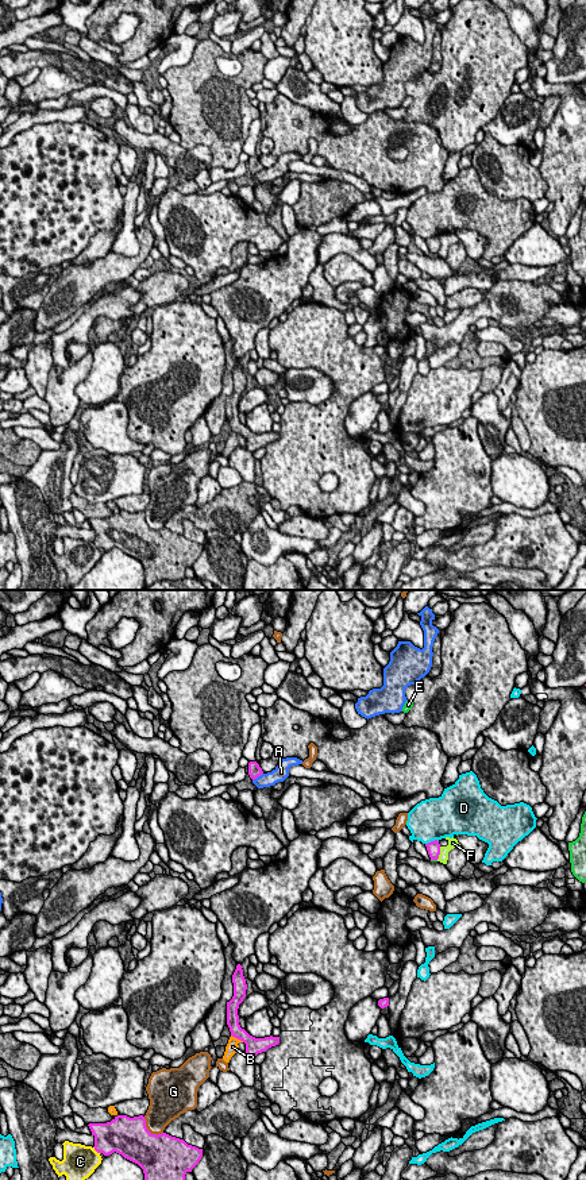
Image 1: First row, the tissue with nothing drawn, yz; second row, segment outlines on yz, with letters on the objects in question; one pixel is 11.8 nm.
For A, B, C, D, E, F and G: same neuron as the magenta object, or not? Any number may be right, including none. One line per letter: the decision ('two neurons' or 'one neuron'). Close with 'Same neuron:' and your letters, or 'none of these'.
A: two neurons
B: two neurons
C: two neurons
D: two neurons
E: two neurons
F: two neurons
G: two neurons
Same neuron: none of these

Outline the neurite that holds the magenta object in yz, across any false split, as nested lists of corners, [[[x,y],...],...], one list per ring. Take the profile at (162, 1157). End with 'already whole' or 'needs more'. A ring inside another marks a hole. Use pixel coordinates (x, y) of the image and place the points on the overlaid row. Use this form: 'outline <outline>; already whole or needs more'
outline [[[117,1115],[107,1123],[89,1123],[95,1137],[95,1150],[109,1156],[113,1152],[138,1164],[144,1173],[144,1180],[185,1180],[185,1175],[198,1164],[203,1149],[188,1145],[184,1139],[171,1137],[166,1133],[151,1134],[146,1127],[143,1115],[130,1118]]]; already whole

